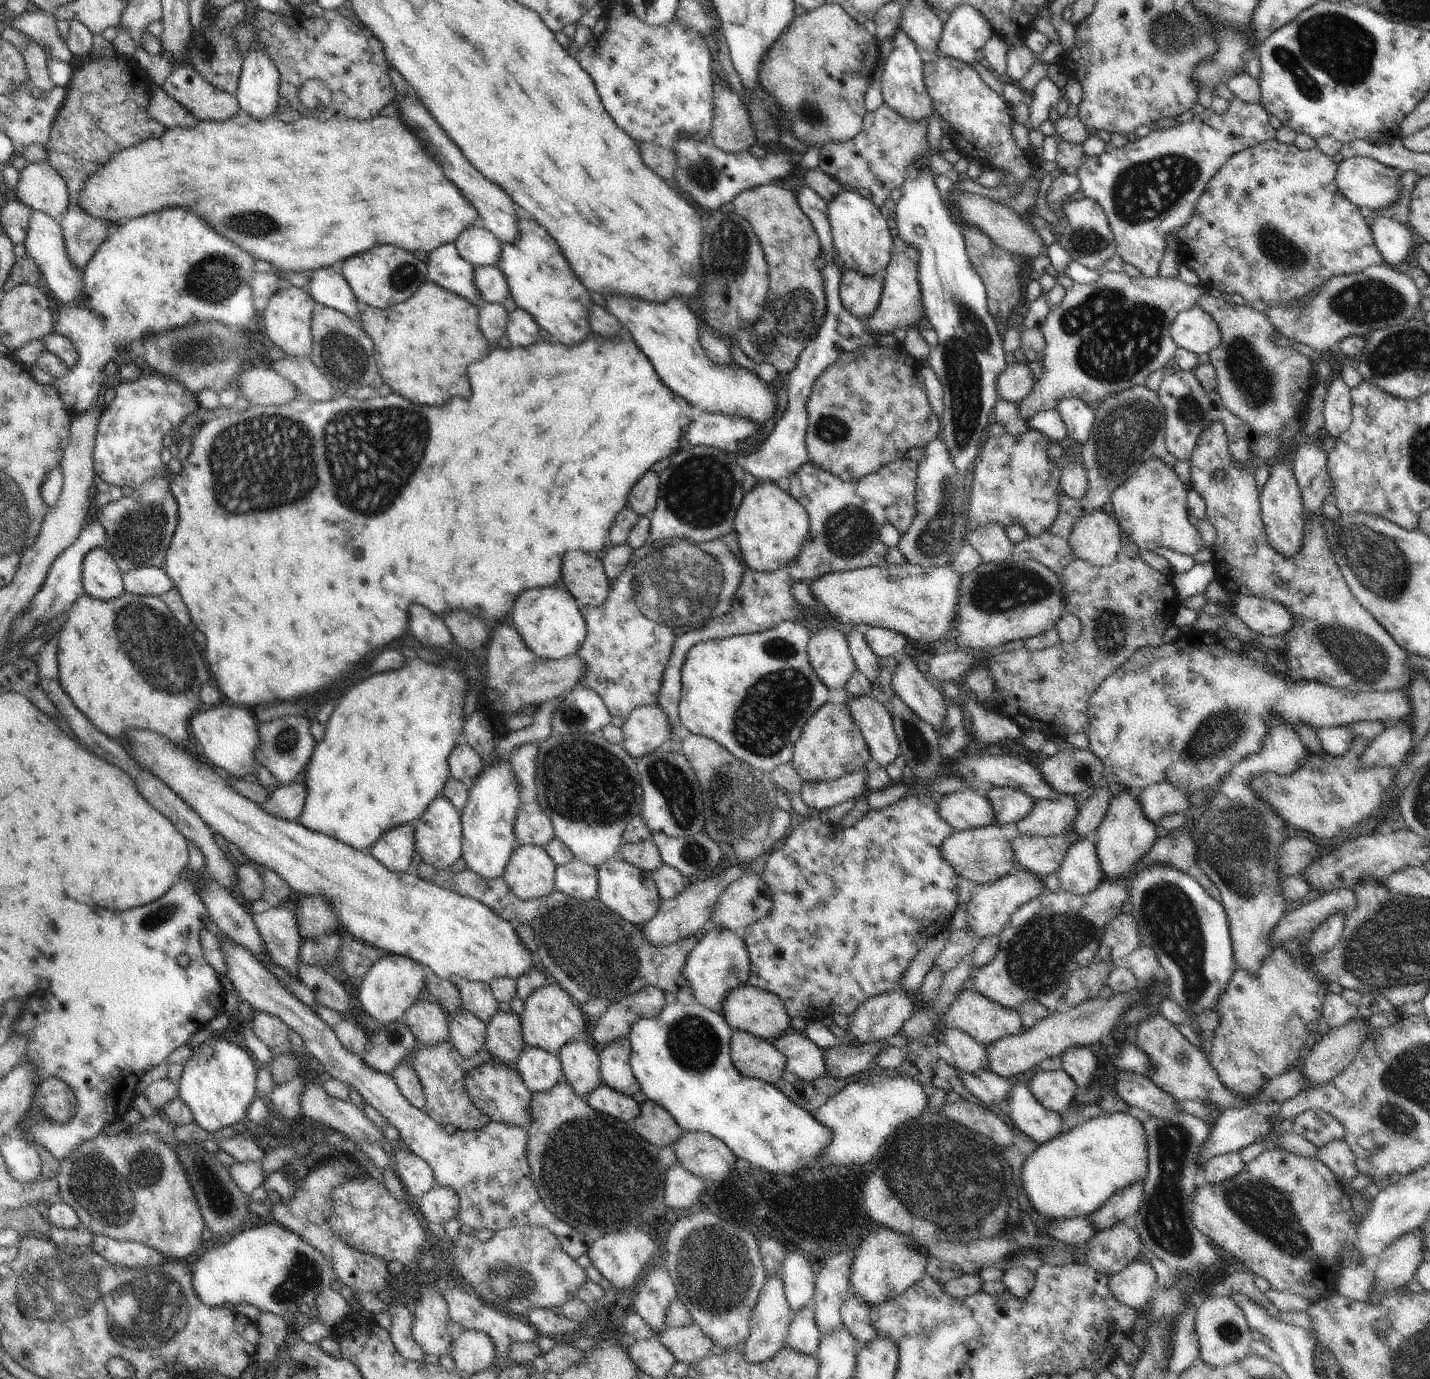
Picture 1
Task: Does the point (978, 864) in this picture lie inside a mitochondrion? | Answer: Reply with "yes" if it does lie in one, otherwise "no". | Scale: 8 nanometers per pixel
yes

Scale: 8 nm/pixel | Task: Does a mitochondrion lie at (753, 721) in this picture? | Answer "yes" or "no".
yes

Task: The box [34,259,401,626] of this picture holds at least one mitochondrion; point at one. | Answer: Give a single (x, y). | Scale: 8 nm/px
(197, 349)

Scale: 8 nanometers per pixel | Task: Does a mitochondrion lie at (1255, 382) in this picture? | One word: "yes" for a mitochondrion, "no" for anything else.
yes

